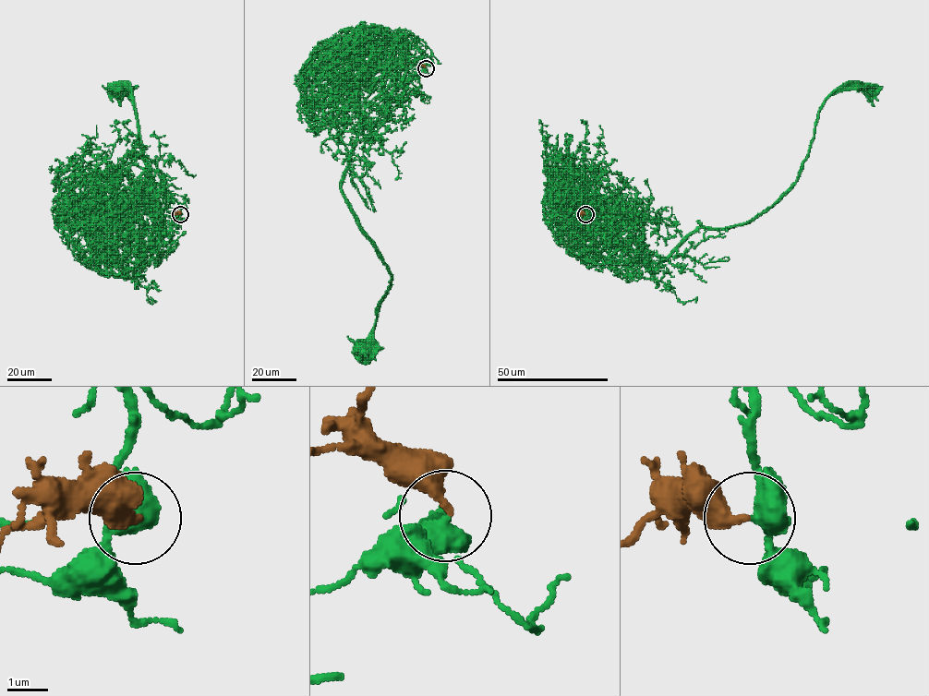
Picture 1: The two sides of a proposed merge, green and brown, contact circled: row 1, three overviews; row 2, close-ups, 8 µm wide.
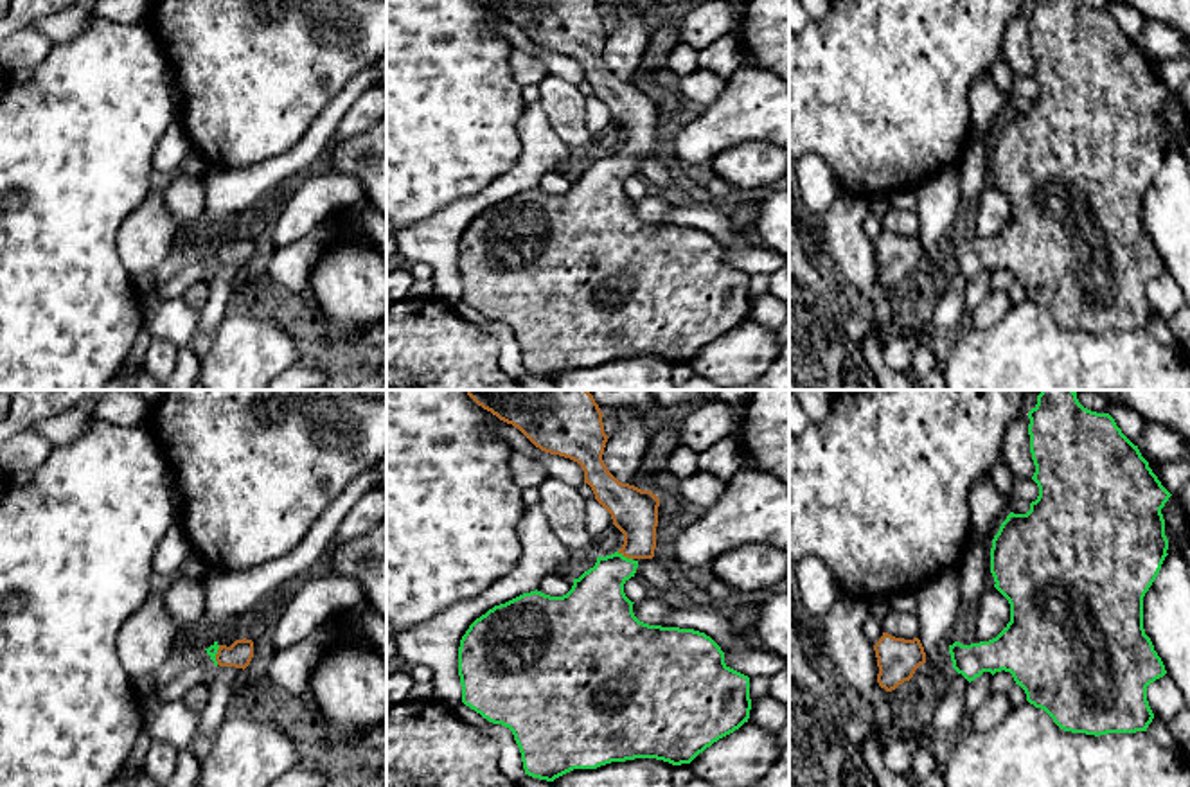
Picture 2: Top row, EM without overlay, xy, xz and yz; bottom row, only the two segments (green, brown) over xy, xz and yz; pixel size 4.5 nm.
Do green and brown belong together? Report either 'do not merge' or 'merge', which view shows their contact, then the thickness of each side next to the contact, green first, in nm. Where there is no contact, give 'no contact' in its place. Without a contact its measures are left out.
merge; contact in xz; calibres 260 and 200 nm

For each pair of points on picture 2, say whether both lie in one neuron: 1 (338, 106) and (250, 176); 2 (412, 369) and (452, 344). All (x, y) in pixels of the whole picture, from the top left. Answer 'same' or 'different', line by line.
1: same
2: same

